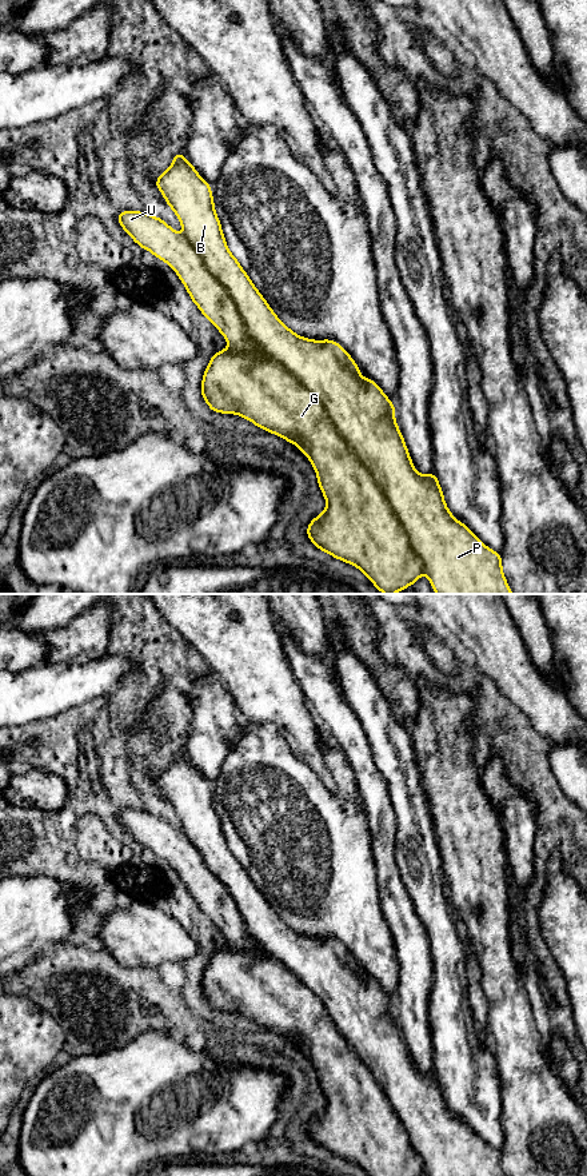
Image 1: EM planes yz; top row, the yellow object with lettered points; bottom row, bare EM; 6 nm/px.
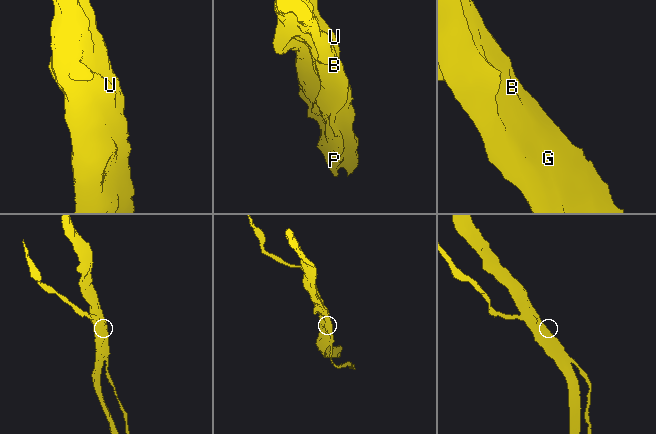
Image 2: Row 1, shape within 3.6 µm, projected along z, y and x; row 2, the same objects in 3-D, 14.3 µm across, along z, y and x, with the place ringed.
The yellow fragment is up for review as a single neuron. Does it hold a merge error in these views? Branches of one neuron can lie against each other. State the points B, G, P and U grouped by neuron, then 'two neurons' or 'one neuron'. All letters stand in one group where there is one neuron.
B G P / U | two neurons

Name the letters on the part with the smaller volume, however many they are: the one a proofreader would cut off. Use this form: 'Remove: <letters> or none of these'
Remove: U

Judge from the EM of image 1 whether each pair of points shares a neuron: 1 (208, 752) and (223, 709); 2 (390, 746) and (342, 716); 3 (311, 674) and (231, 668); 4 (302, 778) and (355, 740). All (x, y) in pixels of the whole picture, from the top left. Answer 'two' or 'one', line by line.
1: one
2: two
3: two
4: two

